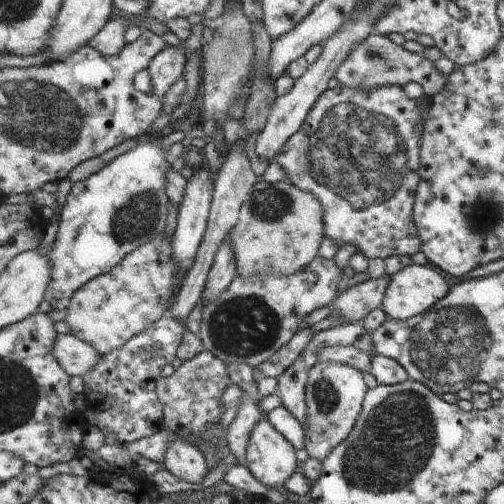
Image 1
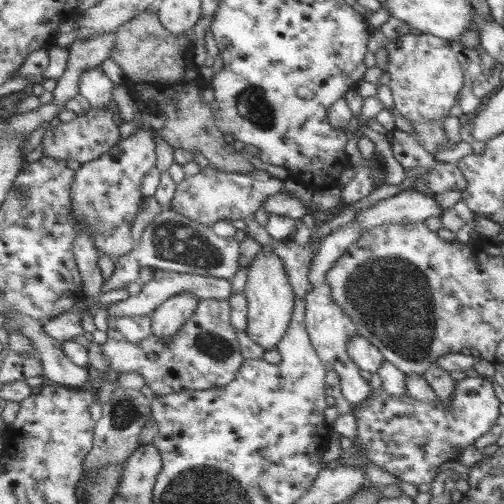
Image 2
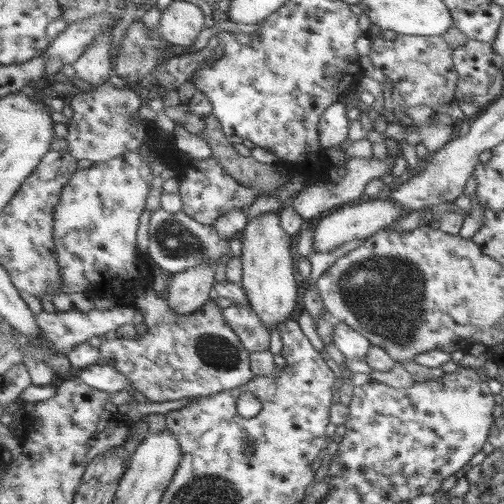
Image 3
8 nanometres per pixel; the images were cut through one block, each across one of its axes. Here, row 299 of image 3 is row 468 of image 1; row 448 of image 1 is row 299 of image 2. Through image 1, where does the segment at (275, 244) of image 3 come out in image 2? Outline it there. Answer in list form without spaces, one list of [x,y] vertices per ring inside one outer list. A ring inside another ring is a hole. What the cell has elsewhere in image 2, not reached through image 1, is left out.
[[[263,250],[251,264],[249,264],[249,282],[245,296],[249,298],[249,332],[247,336],[259,344],[263,350],[275,350],[279,342],[287,336],[291,322],[295,318],[297,298],[291,288],[285,264],[275,252]]]

